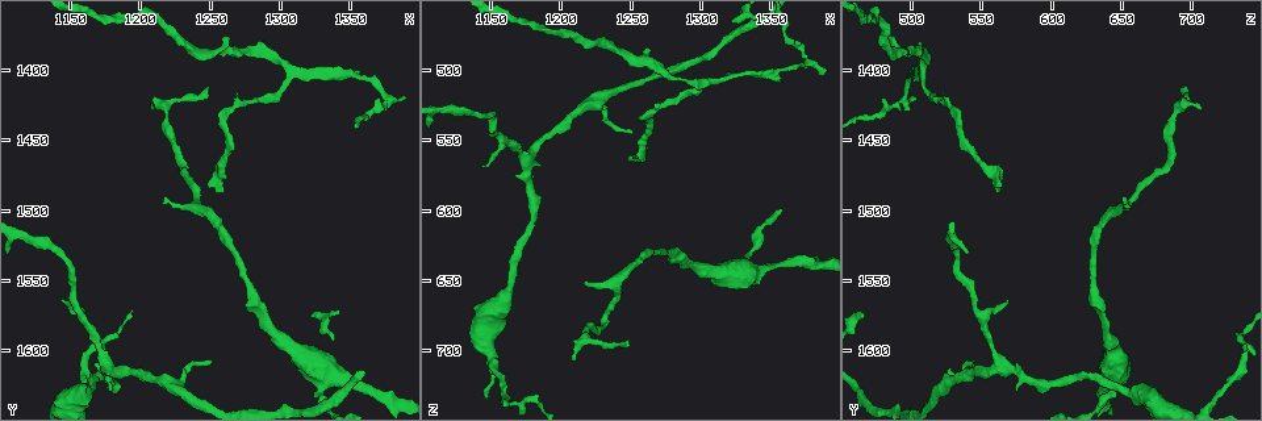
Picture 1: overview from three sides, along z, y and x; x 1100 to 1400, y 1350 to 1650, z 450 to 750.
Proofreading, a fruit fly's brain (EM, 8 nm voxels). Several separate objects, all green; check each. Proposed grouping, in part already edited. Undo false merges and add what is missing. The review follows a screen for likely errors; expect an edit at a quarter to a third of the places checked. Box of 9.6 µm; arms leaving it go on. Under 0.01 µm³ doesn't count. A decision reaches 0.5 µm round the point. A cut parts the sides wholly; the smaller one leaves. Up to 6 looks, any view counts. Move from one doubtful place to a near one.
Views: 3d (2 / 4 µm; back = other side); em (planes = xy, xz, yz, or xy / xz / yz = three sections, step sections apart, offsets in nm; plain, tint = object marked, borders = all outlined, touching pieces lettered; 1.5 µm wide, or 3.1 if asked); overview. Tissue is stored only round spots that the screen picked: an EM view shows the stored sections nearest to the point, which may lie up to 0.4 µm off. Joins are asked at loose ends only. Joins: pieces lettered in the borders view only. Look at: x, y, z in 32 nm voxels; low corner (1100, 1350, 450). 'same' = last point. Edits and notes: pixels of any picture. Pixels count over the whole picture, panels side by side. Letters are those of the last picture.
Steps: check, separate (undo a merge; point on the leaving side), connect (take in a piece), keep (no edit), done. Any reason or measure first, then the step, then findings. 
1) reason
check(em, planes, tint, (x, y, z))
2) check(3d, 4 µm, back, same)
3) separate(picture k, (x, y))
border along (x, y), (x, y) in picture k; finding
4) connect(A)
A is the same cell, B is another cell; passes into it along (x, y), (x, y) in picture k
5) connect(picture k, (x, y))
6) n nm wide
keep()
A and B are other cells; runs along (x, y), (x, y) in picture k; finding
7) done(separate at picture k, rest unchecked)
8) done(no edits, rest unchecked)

free end
check(em, yz, step 4, tint, (1260, 1378, 488))

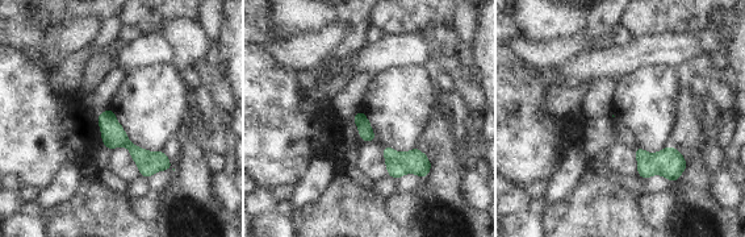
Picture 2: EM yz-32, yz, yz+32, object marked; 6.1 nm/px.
another direction
check(em, planes, borders, same)

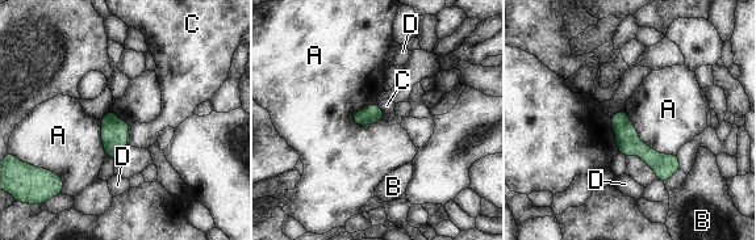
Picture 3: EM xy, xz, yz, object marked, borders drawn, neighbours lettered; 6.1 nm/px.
keep()
A, B, C and D are other cells; runs along (614, 118), (663, 169), (664, 177) in picture 3; no lettered piece goes on from it

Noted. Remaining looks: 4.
an open end
check(em, xz, step 8, tint, (1248, 1412, 696))

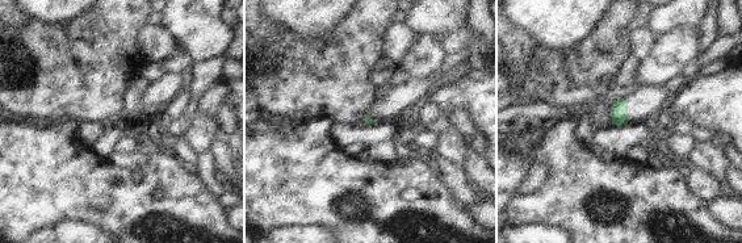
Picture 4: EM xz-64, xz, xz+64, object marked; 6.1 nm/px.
check(em, planes, borders, same)

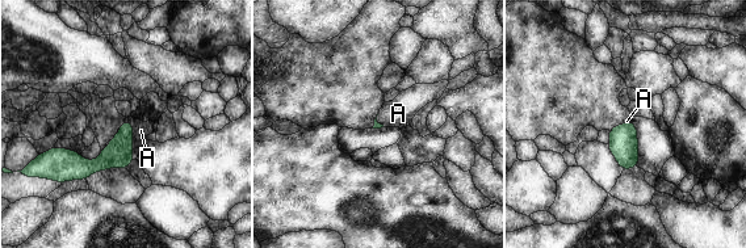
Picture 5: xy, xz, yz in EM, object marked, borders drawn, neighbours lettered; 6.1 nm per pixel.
A touches over 240 nm
connect(picture 5, (141, 130))
A is the same cell; it goes on there

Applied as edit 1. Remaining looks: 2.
done(connect at picture 5, rest unchecked)

